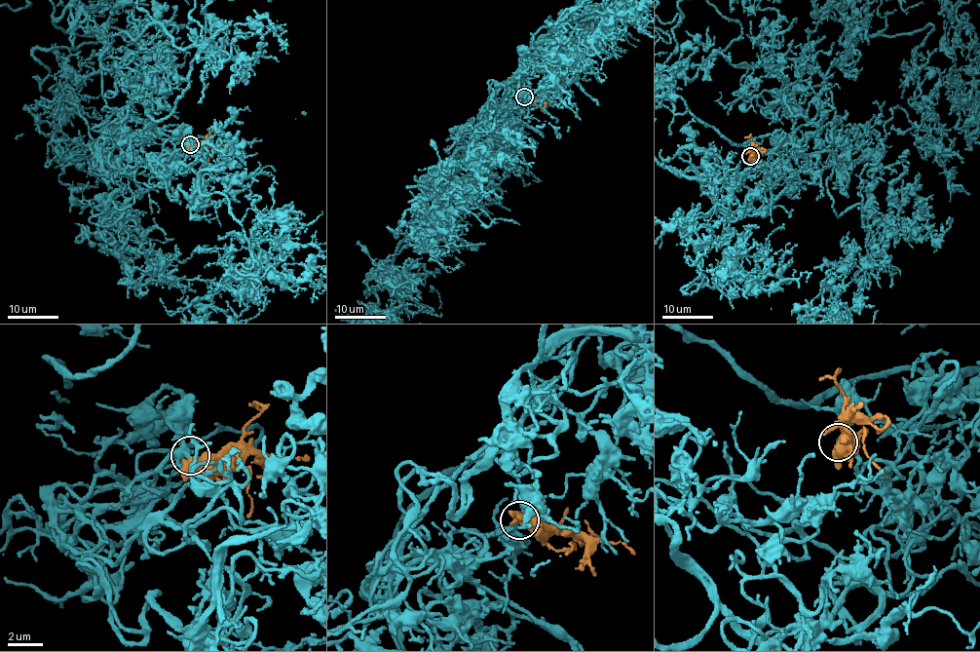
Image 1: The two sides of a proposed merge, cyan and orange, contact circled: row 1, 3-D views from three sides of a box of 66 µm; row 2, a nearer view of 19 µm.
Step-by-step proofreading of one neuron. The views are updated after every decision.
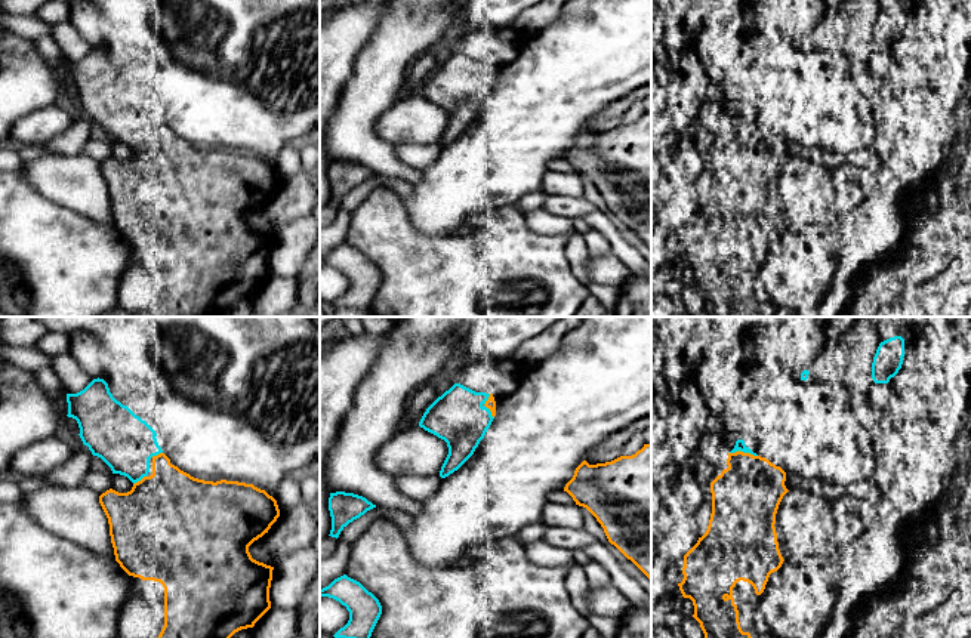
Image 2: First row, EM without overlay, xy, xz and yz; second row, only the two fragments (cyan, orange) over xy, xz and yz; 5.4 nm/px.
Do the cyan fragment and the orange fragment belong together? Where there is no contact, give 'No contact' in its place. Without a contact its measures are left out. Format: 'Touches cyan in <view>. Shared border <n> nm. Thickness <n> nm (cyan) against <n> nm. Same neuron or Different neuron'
Touches cyan in yz. Shared border 150 nm. Thickness 50 nm (cyan) against 360 nm. Same neuron

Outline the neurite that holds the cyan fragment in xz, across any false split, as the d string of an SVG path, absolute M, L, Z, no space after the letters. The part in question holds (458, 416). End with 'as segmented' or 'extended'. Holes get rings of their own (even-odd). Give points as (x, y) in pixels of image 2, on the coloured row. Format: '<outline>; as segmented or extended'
M454 383L423 413L419 426L444 440L448 454L440 477L457 471L475 451L496 416L493 394Z; extended

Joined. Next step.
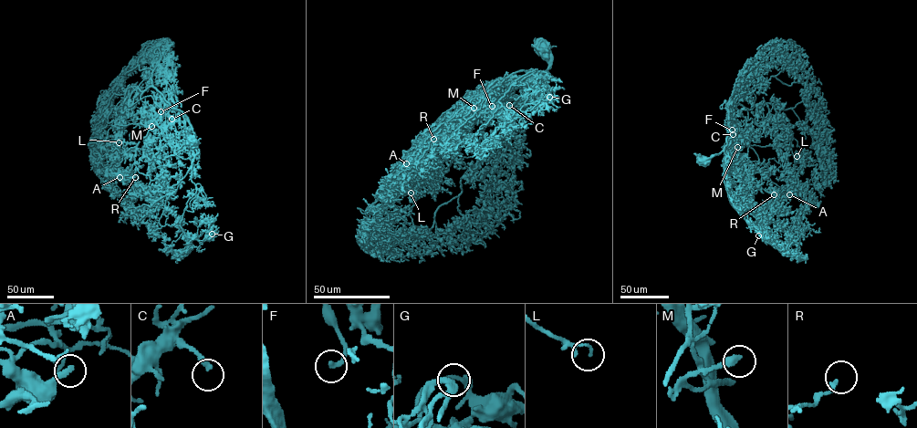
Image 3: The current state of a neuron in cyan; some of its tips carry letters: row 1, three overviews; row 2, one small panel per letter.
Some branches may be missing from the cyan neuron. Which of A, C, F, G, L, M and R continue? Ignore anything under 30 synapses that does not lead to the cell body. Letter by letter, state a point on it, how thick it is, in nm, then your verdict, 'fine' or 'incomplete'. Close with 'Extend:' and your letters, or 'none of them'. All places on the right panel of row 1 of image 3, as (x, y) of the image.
A: at (789, 194); 280 nm thick; fine
C: at (733, 134); 280 nm thick; fine
F: at (732, 130); 220 nm thick; fine
G: at (758, 235); 240 nm thick; fine
L: at (797, 156); 110 nm thick; fine
M: at (737, 147); 320 nm thick; incomplete
R: at (774, 194); 160 nm thick; fine
Extend: M

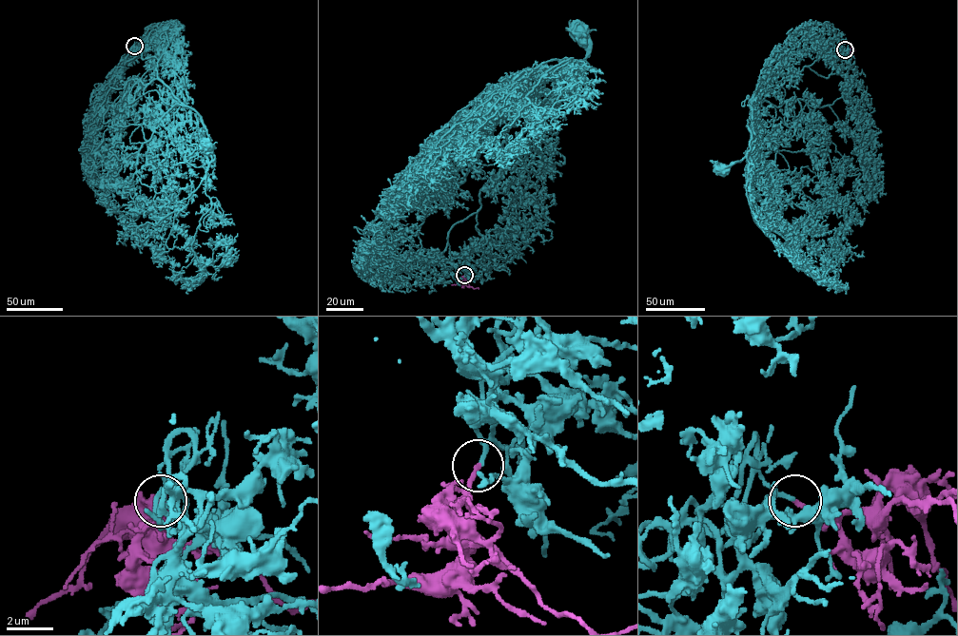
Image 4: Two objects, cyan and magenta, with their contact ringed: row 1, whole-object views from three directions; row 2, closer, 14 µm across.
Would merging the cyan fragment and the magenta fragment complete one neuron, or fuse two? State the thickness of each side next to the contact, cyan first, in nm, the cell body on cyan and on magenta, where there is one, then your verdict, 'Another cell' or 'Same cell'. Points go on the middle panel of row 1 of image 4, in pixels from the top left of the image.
Thickness 130 nm (cyan) against 200 nm. Soma of cyan: (578, 29). Soma of magenta: none. Same cell

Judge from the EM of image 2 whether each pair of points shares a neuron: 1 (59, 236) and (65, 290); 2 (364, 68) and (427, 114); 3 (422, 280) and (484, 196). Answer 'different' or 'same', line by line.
1: same
2: different
3: different

